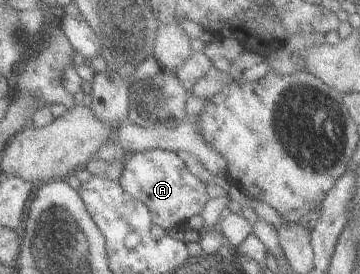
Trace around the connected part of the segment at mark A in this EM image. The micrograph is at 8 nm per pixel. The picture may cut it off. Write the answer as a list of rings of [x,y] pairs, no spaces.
[[[156,148],[130,153],[124,160],[117,181],[128,195],[146,206],[151,215],[151,225],[158,225],[164,231],[184,223],[192,215],[199,215],[209,200],[205,182],[196,179],[188,171],[184,161],[170,150]]]

